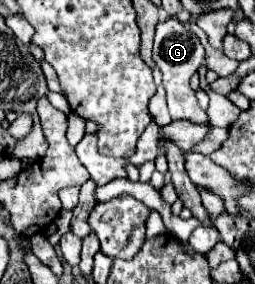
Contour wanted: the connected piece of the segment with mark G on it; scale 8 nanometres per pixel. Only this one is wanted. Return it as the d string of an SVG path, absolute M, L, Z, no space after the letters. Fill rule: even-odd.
M168 17L166 21L156 25L154 61L162 73L162 83L166 89L166 99L168 99L168 109L170 109L172 119L188 119L192 123L210 125L206 111L200 109L196 93L190 87L190 77L204 63L204 47L198 41L198 37L190 29L186 29L186 25L180 23L176 17Z

